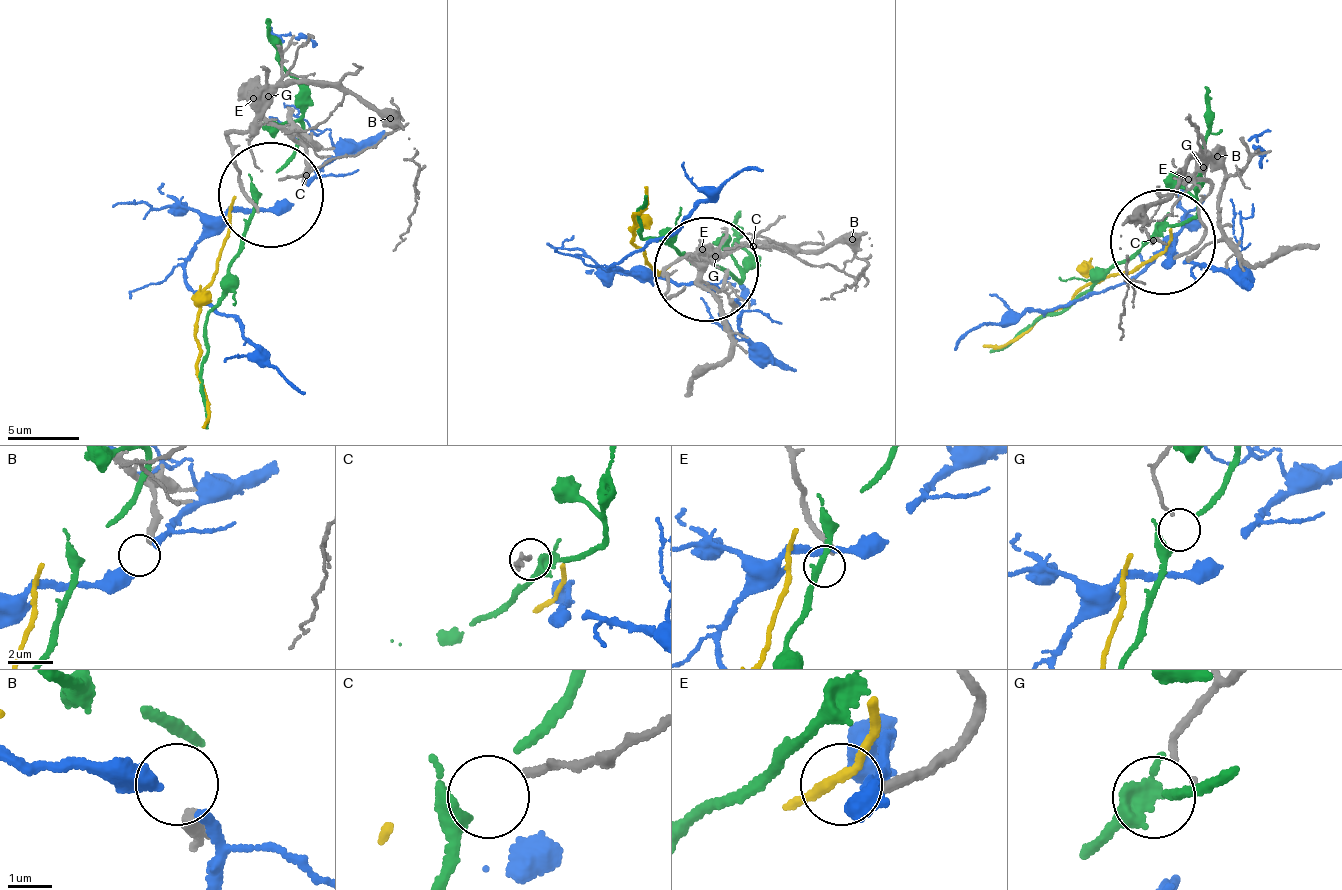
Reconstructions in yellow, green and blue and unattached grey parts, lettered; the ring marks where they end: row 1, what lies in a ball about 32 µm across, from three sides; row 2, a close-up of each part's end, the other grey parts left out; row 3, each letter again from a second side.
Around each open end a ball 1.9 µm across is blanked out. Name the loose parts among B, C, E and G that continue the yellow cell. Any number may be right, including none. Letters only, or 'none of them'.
none of them

